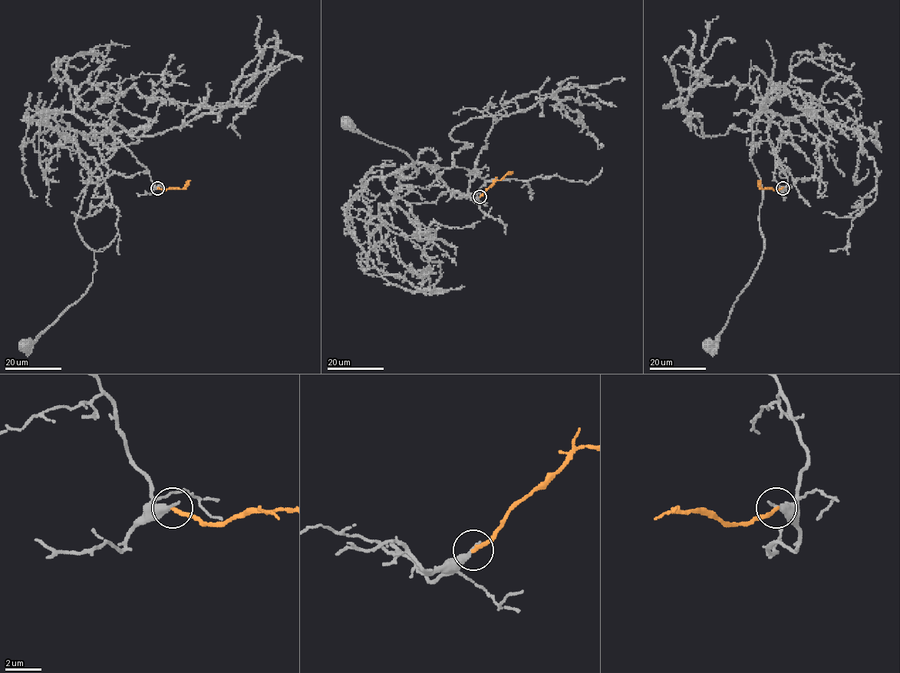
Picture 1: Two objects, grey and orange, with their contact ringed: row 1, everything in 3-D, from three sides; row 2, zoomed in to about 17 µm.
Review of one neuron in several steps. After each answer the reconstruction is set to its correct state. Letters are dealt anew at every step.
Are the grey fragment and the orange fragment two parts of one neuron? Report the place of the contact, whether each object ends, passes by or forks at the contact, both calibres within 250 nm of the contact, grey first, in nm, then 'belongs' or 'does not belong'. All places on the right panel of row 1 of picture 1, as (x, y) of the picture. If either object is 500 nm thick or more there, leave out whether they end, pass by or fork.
(782, 188) | grey ends | orange ends | 360/200 nm | does not belong

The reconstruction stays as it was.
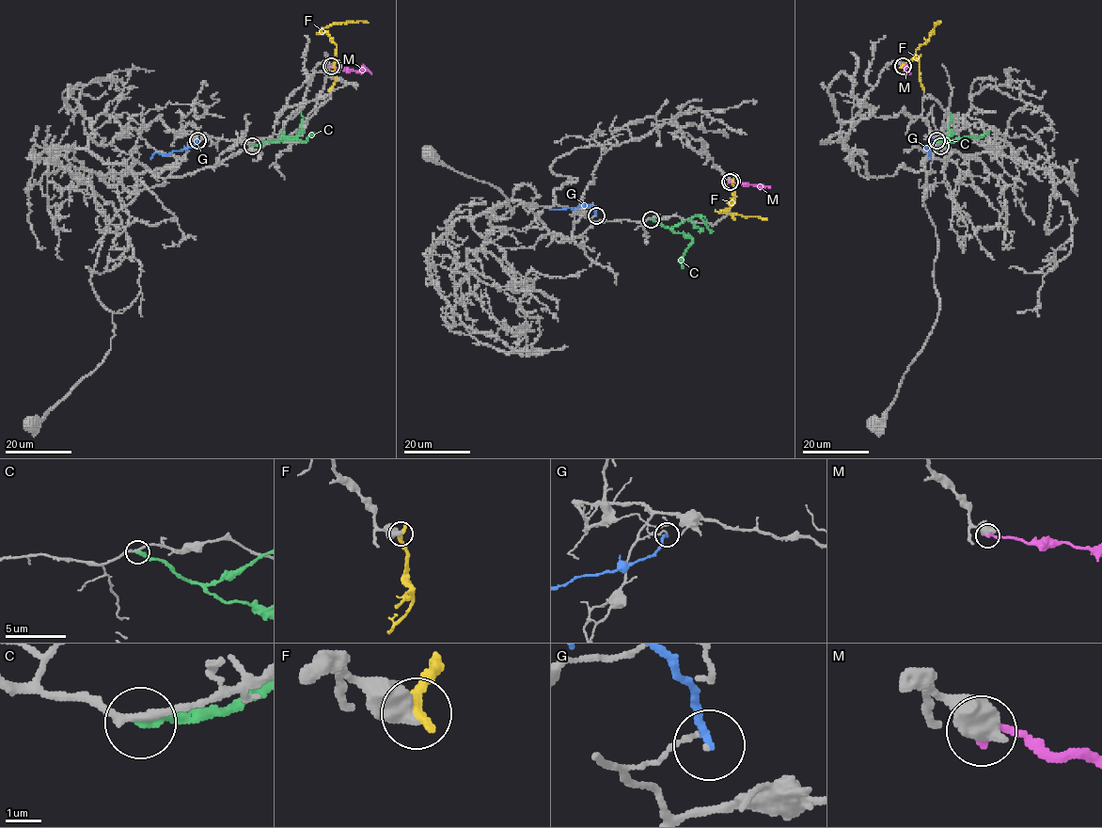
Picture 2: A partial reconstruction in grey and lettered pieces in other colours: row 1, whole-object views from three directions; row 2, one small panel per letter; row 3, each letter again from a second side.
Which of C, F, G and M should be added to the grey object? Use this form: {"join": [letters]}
{"join": []}

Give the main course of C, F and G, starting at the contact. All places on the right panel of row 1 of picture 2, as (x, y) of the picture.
C: (940, 146), (964, 137), (983, 136), (989, 131)
F: (902, 66), (913, 56), (933, 32), (935, 23), (939, 23)
G: (936, 139), (927, 147), (931, 159)

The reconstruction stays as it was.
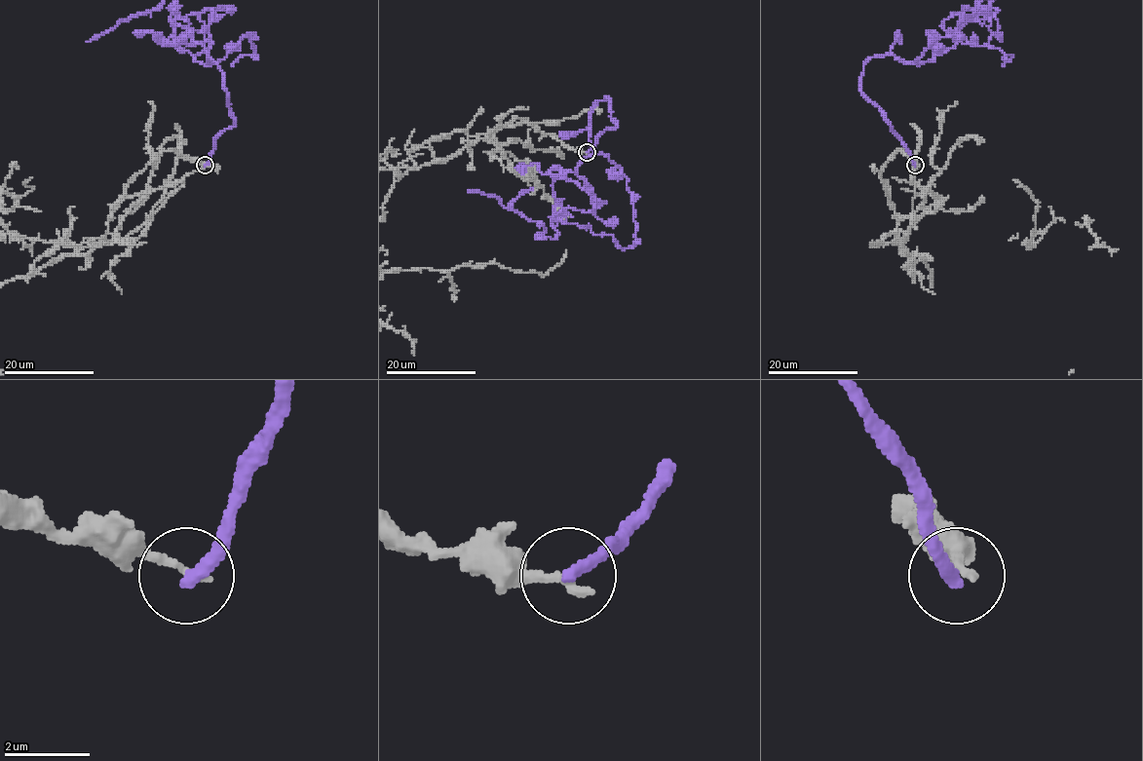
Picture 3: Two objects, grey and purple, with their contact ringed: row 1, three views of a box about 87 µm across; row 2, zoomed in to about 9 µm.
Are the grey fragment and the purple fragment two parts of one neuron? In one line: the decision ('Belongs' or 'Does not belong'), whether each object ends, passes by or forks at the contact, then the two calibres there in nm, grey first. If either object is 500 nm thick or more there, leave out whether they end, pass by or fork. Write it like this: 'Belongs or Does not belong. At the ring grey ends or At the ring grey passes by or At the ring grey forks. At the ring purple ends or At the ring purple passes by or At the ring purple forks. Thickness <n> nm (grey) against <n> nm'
Does not belong. At the ring grey ends. At the ring purple ends. Thickness 240 nm (grey) against 320 nm

